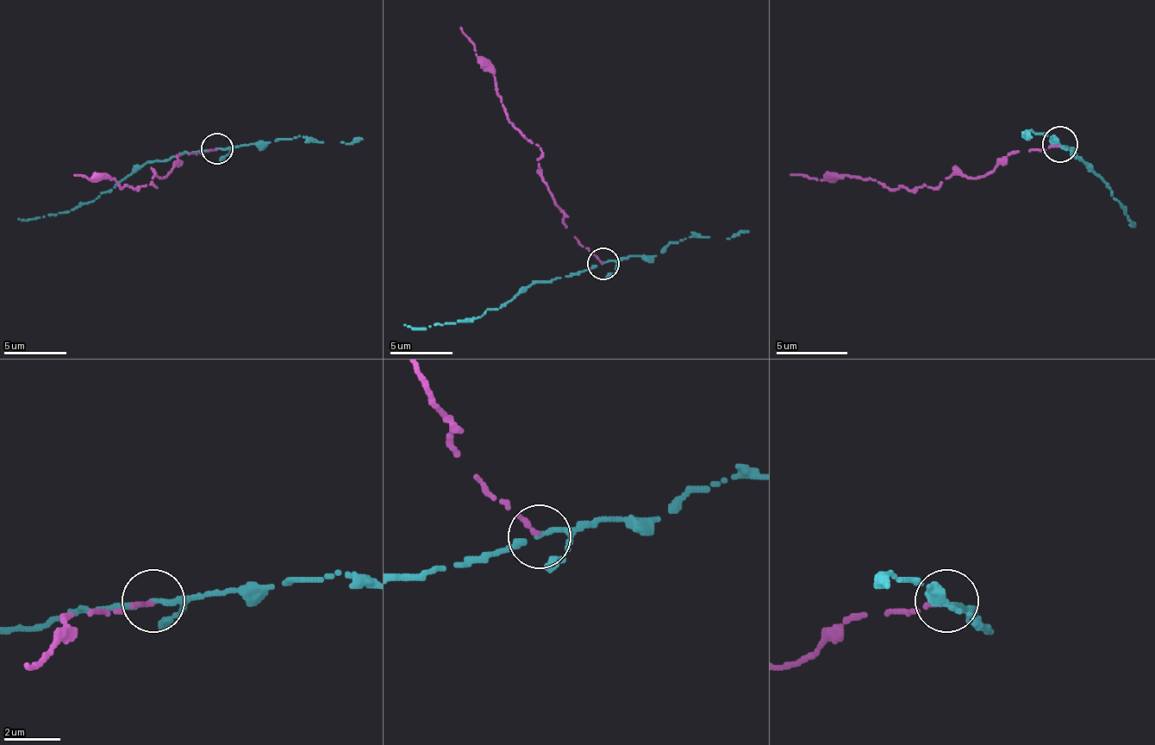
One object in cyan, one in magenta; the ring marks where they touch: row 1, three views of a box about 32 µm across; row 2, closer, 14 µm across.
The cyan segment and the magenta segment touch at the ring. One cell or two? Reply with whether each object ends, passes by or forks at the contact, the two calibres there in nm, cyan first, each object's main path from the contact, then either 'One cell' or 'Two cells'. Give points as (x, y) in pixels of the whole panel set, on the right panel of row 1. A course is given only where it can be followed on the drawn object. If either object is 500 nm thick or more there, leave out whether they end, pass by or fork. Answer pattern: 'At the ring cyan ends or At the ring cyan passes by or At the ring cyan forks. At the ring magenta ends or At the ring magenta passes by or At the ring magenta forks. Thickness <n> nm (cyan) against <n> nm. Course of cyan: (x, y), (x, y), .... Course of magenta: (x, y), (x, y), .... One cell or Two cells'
At the ring cyan forks. At the ring magenta ends. Thickness 160 nm (cyan) against 180 nm. Course of cyan: (1060, 143), (1111, 190), (1128, 215), (1128, 225). Course of magenta: (1057, 143), (1046, 150), (1018, 150), (975, 179), (950, 175), (928, 186), (893, 190), (875, 179), (789, 175). Two cells

